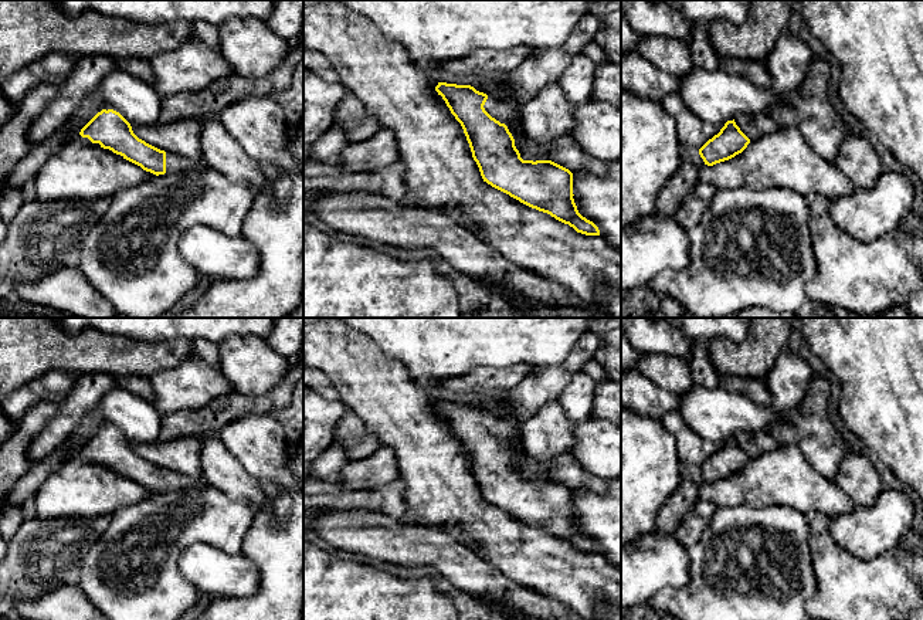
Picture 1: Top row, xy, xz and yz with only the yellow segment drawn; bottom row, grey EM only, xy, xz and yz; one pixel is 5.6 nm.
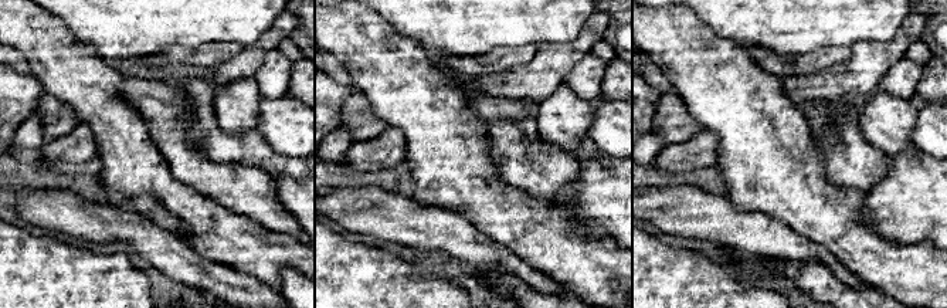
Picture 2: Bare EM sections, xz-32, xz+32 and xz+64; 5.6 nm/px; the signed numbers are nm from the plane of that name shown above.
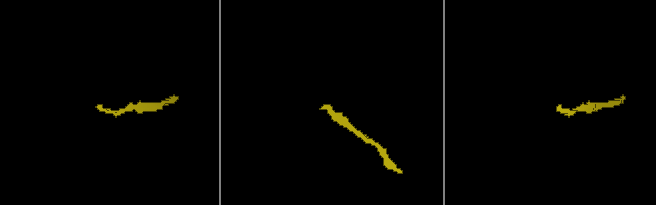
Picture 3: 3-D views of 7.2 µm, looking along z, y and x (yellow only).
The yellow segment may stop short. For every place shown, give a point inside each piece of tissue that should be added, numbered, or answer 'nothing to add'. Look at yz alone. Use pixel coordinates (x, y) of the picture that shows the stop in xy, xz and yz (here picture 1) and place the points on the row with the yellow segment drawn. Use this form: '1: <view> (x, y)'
1: yz (783, 159)

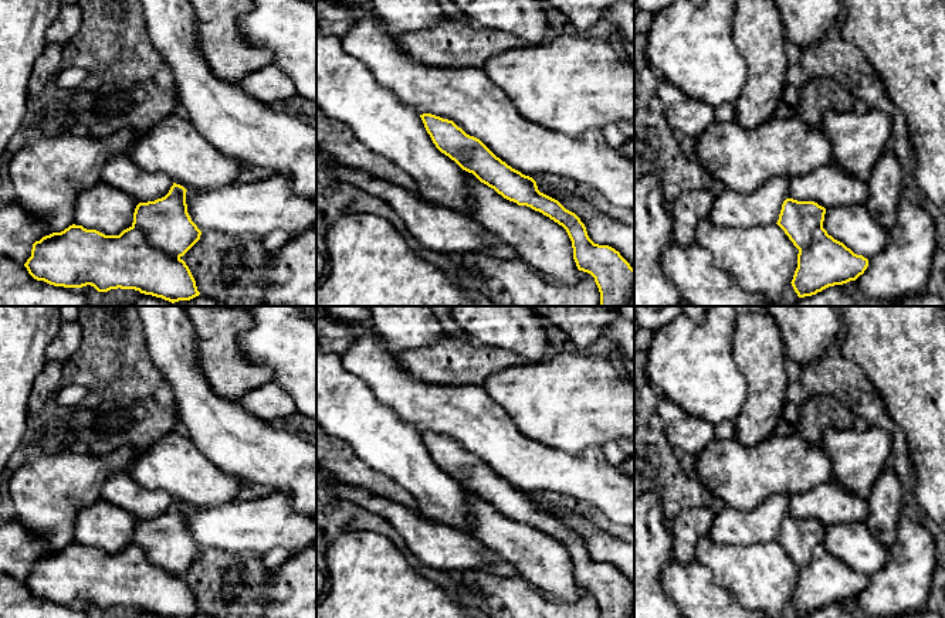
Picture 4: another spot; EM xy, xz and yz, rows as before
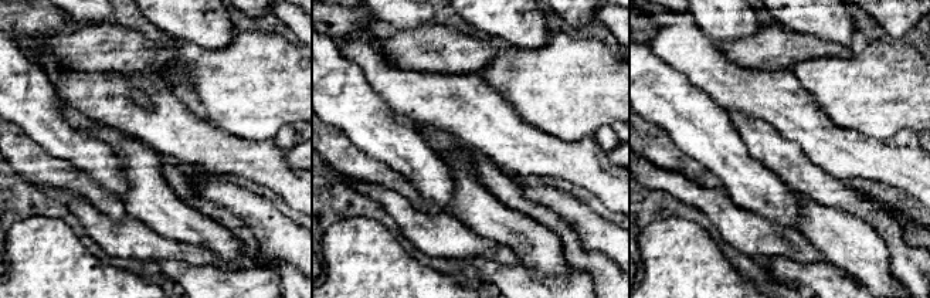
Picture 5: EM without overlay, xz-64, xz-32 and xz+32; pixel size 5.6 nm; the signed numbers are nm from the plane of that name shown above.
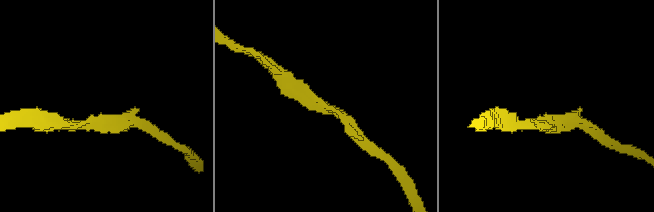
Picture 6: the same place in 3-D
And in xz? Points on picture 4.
nothing to add

